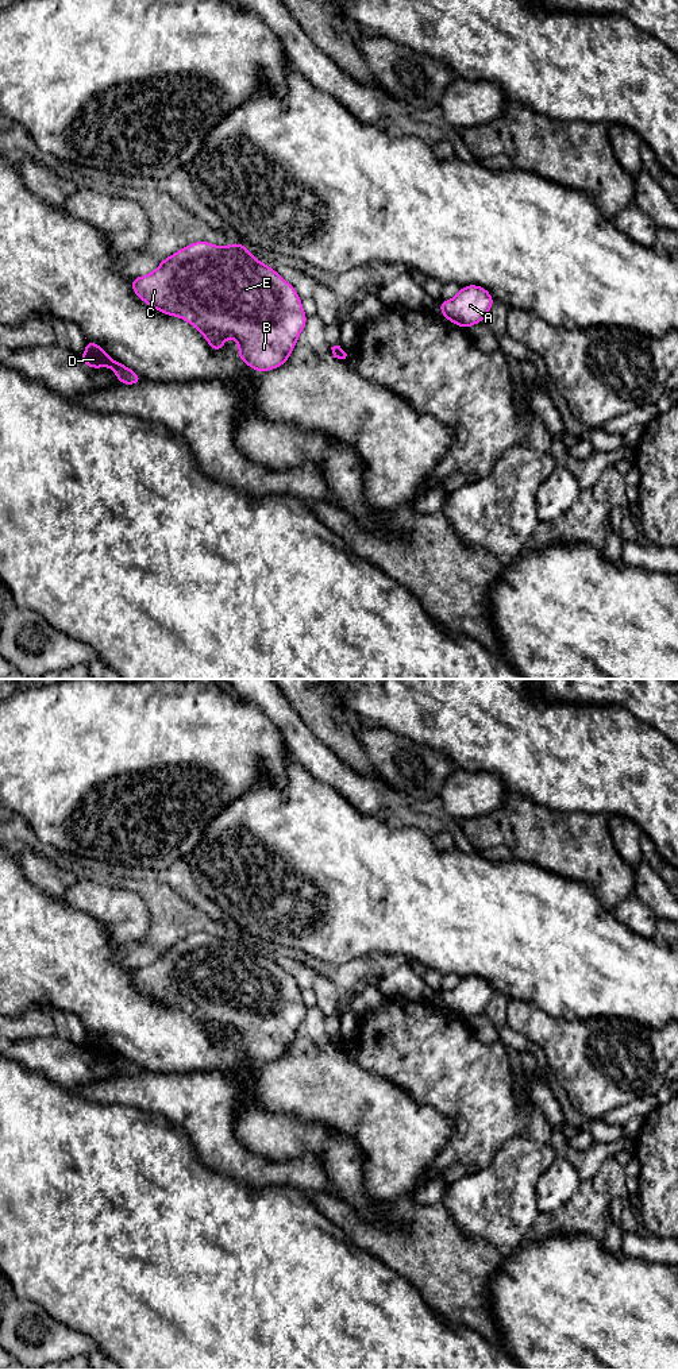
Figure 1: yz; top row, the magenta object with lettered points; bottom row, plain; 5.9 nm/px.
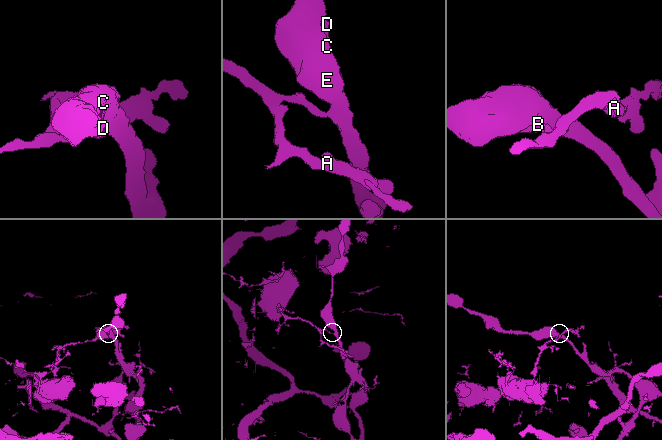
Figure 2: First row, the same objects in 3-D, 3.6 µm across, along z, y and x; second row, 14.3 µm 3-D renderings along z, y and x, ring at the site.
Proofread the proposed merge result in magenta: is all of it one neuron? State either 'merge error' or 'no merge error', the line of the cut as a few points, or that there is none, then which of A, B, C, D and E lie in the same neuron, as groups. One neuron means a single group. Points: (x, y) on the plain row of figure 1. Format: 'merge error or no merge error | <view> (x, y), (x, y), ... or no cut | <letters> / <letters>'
merge error | yz (342, 1041), (335, 1048) | A / B C D E

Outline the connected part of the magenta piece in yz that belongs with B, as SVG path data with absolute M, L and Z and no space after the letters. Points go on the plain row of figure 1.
M197 931L162 950L153 964L132 969L131 977L143 993L197 1019L213 1042L223 1041L226 1029L235 1030L238 1049L257 1064L278 1060L289 1050L308 1011L296 980L236 933L217 938Z

